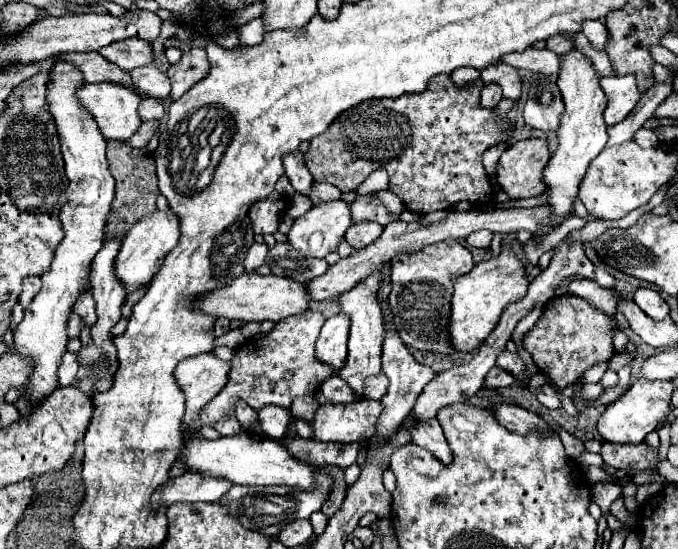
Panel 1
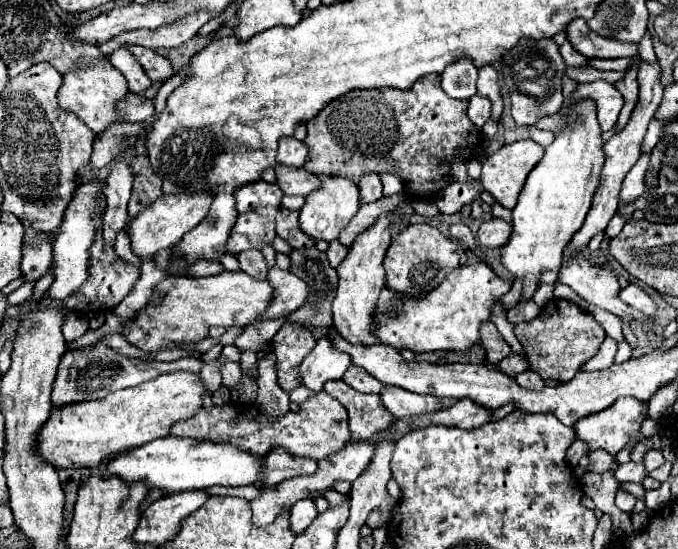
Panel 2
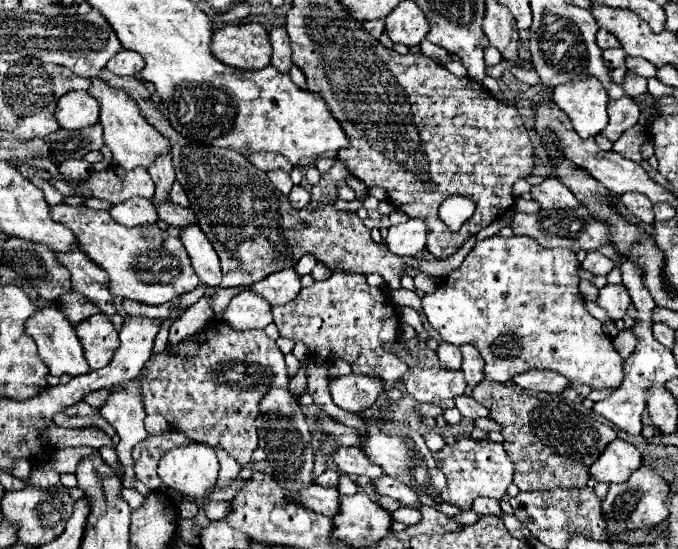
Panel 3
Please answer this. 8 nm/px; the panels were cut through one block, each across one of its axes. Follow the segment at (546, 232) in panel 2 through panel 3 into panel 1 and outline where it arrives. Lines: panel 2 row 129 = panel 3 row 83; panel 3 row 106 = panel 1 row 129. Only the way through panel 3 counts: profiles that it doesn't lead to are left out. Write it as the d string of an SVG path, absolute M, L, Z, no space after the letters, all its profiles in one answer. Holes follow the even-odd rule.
M572 48L566 56L560 60L560 74L558 74L558 88L564 98L566 112L560 120L558 128L558 148L552 154L546 170L544 170L544 182L548 184L548 204L546 208L552 210L552 220L564 218L568 212L574 210L574 200L578 196L578 186L586 174L588 164L604 150L608 134L606 134L606 122L602 118L608 98L604 90L600 88L600 74L594 70L588 56L584 56L578 48Z

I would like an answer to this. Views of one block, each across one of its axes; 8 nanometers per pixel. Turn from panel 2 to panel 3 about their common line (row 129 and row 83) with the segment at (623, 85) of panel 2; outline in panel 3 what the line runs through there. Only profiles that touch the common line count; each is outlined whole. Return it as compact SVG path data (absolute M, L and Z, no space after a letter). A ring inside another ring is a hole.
M622 48L604 50L604 60L608 60L608 70L610 70L612 82L622 84L626 72L628 72L628 68L626 68L626 52Z

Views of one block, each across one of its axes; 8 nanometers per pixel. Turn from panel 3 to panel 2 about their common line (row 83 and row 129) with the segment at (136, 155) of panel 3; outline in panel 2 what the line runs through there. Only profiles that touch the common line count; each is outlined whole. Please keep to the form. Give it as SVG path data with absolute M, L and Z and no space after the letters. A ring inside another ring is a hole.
M102 60L92 66L68 70L62 76L62 86L58 90L58 104L66 112L76 114L92 132L98 134L100 130L106 130L112 122L118 122L114 114L114 104L120 98L124 98L126 92L128 92L128 84L124 82L124 76L108 60Z

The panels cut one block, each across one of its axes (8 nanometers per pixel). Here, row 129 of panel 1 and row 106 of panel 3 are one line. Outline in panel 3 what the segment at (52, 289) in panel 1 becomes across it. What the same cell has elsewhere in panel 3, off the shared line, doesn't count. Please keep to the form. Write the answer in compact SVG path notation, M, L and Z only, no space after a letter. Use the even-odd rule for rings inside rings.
M78 90L78 92L68 92L66 96L60 98L54 116L60 128L80 130L96 124L98 112L100 112L100 106L96 104L96 100L88 96L88 92Z

